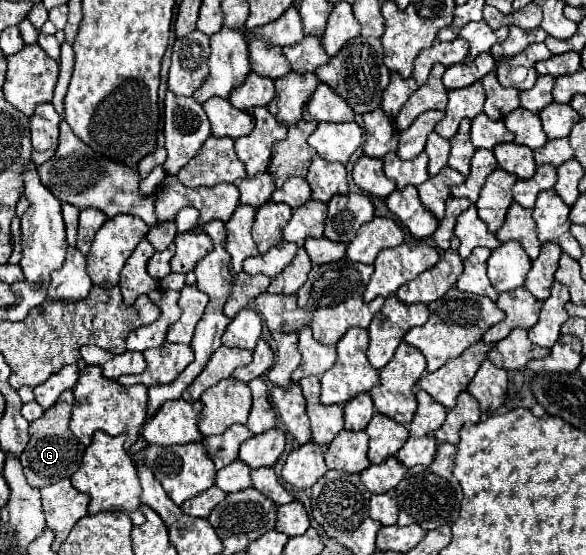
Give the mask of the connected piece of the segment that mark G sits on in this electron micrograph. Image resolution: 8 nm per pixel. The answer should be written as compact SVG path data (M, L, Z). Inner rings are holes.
M68 389L60 395L60 399L56 401L54 407L46 409L40 419L30 423L30 441L20 455L20 461L24 467L26 481L36 489L42 489L42 487L48 487L52 483L58 483L60 479L72 477L80 467L80 461L82 461L86 447L68 429L72 405L74 405L74 395Z

